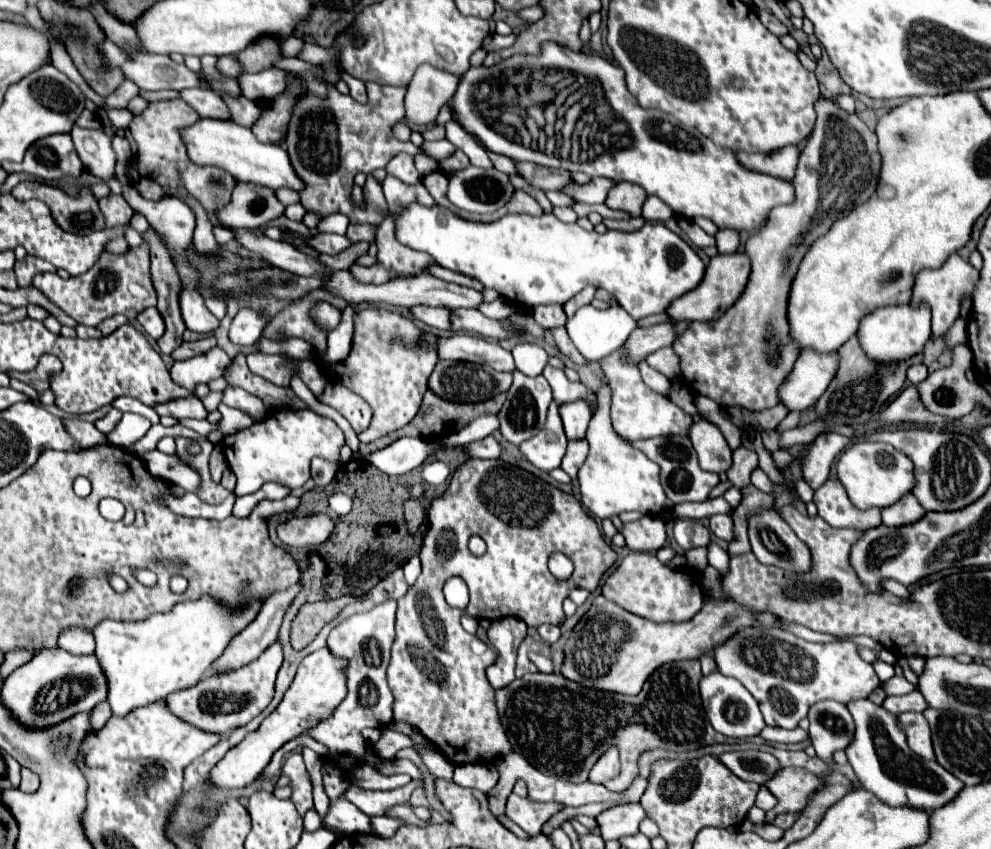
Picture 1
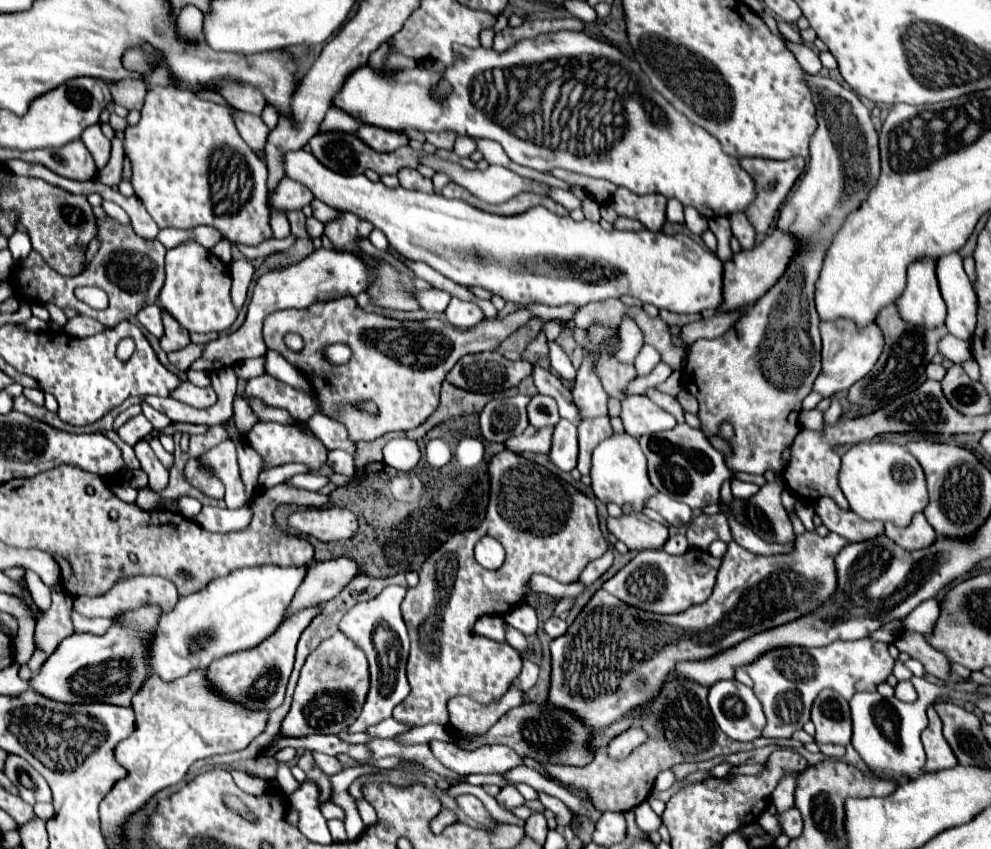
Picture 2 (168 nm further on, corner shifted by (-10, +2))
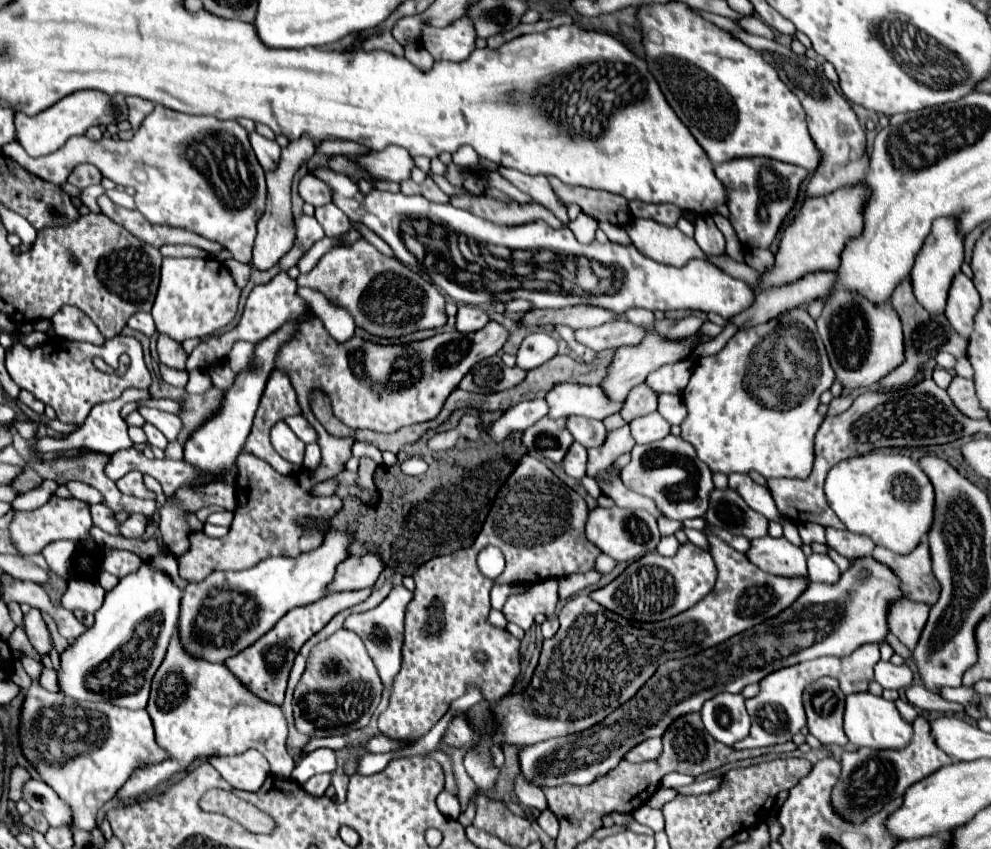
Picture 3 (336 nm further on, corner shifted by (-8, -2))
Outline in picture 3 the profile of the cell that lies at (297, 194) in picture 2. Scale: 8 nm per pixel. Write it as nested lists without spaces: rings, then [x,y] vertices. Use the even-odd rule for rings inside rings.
[[[308,174],[300,180],[300,196],[304,198],[304,202],[312,204],[312,206],[324,206],[328,202],[332,202],[332,190],[330,186],[326,186],[326,182],[322,182],[320,178]]]

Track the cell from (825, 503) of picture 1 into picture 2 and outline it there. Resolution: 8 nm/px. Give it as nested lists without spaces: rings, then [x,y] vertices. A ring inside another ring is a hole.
[[[818,498],[816,514],[822,518],[830,532],[848,538],[850,542],[862,542],[884,532],[882,522],[864,522],[858,514],[852,514],[850,508],[840,510],[840,506],[832,502],[832,498]]]

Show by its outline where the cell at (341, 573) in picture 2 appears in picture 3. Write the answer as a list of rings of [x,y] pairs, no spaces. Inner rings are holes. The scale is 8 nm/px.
[[[364,554],[364,556],[350,556],[338,566],[334,582],[328,586],[328,592],[346,592],[346,590],[360,590],[374,586],[378,576],[386,564],[378,554]]]

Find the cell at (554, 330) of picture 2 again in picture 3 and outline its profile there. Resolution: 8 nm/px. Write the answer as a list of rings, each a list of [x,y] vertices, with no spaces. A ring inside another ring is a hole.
[[[536,332],[536,334],[530,334],[518,354],[516,354],[516,366],[522,368],[524,372],[532,370],[532,368],[538,368],[540,364],[548,362],[552,356],[556,356],[558,352],[558,344],[552,336],[548,334],[542,334],[542,332]]]

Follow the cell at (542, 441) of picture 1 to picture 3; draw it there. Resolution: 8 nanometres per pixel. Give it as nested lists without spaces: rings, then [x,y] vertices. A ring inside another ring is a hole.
[[[578,442],[572,444],[572,448],[568,450],[564,462],[562,462],[566,474],[570,474],[576,480],[582,480],[586,476],[586,448]]]

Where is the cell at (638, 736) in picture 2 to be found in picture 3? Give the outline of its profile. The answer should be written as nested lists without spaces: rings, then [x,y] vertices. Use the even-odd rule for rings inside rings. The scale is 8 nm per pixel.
[[[650,738],[646,742],[642,742],[640,746],[636,746],[634,750],[630,750],[630,754],[626,754],[628,762],[648,762],[654,760],[662,754],[662,740],[660,738]]]

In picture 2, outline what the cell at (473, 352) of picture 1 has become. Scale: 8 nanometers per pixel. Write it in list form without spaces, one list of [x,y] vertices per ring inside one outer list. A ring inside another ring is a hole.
[[[534,368],[532,370],[532,378],[534,378],[534,384],[538,388],[538,392],[542,394],[550,394],[556,402],[558,402],[558,408],[560,408],[560,416],[564,416],[566,420],[578,424],[580,418],[578,418],[578,410],[572,402],[572,394],[568,388],[562,386],[562,382],[552,376],[548,370],[544,368]]]

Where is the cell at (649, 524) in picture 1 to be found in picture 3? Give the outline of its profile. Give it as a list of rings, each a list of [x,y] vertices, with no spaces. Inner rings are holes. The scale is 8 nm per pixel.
[[[594,508],[588,514],[588,522],[586,522],[586,540],[594,546],[598,546],[598,550],[610,558],[614,558],[616,562],[634,562],[638,558],[642,558],[644,554],[656,550],[656,544],[660,542],[660,532],[658,532],[658,524],[656,518],[652,514],[648,514],[646,510],[626,510],[626,508]]]

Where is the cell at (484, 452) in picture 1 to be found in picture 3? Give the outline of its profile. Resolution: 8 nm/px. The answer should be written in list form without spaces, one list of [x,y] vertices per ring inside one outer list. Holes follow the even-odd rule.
[[[544,416],[534,426],[530,426],[530,430],[524,432],[522,444],[526,444],[530,452],[536,450],[552,462],[562,462],[566,450],[570,450],[570,446],[574,444],[574,436],[566,428],[566,418],[554,420]]]

